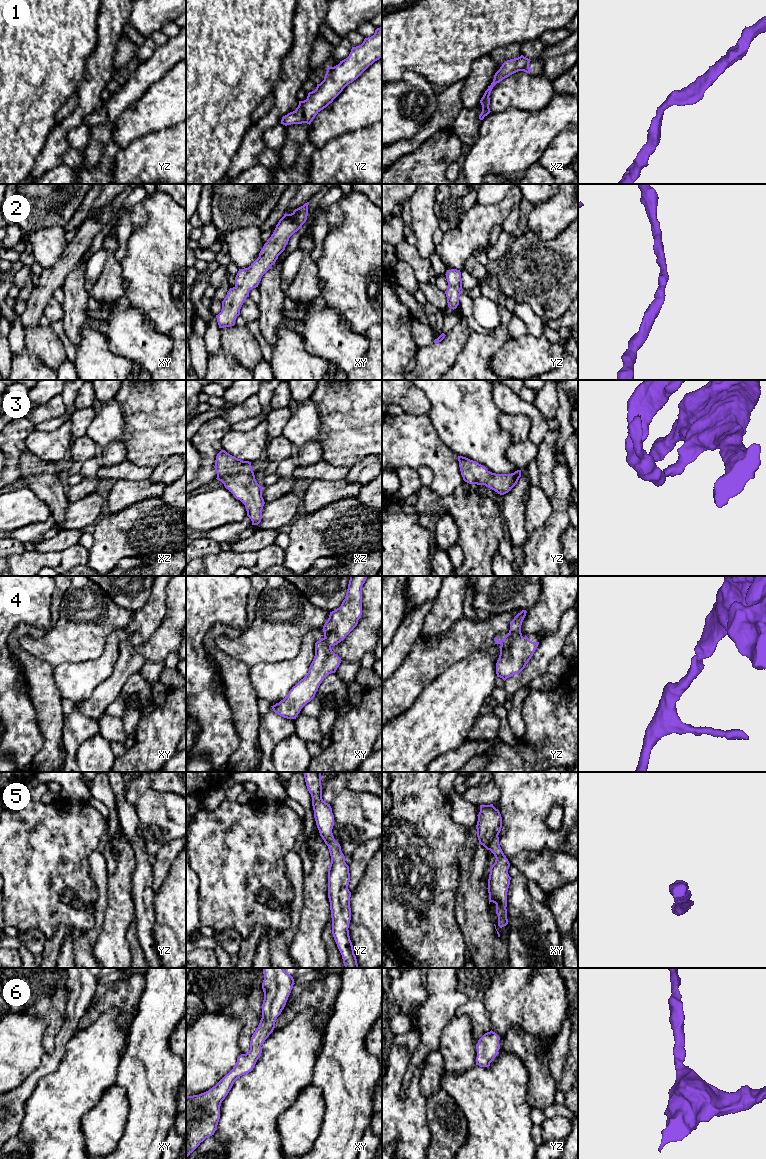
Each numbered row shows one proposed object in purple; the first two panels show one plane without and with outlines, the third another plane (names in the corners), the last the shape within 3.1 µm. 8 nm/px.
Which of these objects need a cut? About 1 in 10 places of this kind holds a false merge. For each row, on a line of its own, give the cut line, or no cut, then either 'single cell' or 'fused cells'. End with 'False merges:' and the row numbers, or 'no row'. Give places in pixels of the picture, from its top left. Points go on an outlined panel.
1: no cut; single cell
2: no cut; single cell
3: no cut; single cell
4: no cut; single cell
5: no cut; single cell
6: no cut; single cell
False merges: no row

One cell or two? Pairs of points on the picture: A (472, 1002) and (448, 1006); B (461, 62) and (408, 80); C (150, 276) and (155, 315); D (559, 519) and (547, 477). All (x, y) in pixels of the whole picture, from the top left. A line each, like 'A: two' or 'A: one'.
A: two
B: two
C: one
D: two

